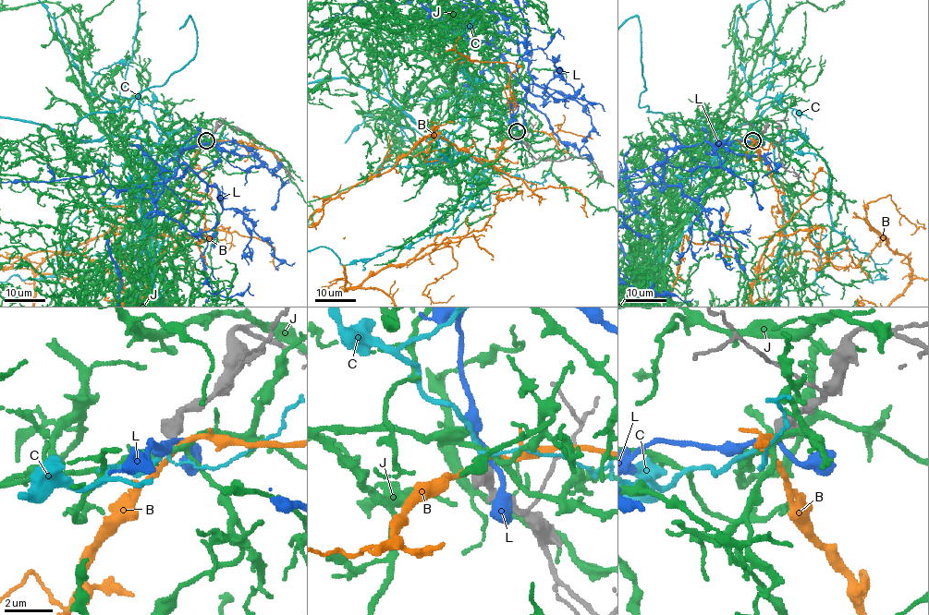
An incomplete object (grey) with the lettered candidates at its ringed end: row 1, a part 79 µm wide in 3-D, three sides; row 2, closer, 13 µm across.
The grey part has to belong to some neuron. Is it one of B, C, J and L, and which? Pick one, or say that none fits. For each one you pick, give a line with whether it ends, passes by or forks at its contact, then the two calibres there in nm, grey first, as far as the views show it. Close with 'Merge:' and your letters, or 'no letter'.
C: it passes by; calibres 360 and 160 nm
Merge: C

